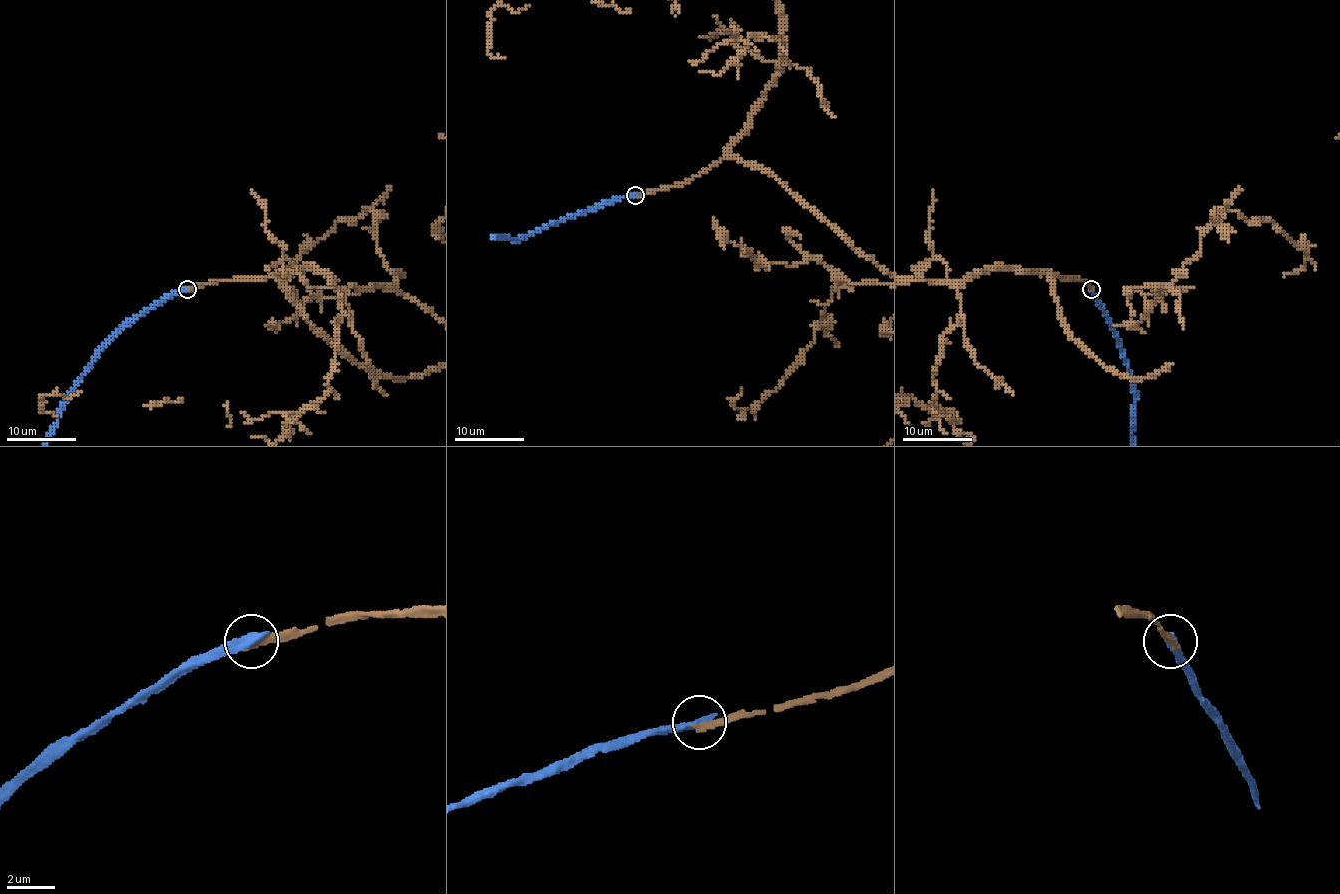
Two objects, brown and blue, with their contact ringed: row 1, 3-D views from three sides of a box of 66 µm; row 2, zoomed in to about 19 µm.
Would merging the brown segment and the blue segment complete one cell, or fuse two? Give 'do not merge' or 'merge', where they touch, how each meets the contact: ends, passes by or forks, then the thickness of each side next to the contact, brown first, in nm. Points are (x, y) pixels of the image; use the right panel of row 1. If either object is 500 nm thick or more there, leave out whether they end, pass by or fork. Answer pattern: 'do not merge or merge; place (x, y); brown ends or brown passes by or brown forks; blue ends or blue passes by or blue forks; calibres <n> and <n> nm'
do not merge; place (1091, 289); brown ends; blue ends; calibres 280 and 420 nm

